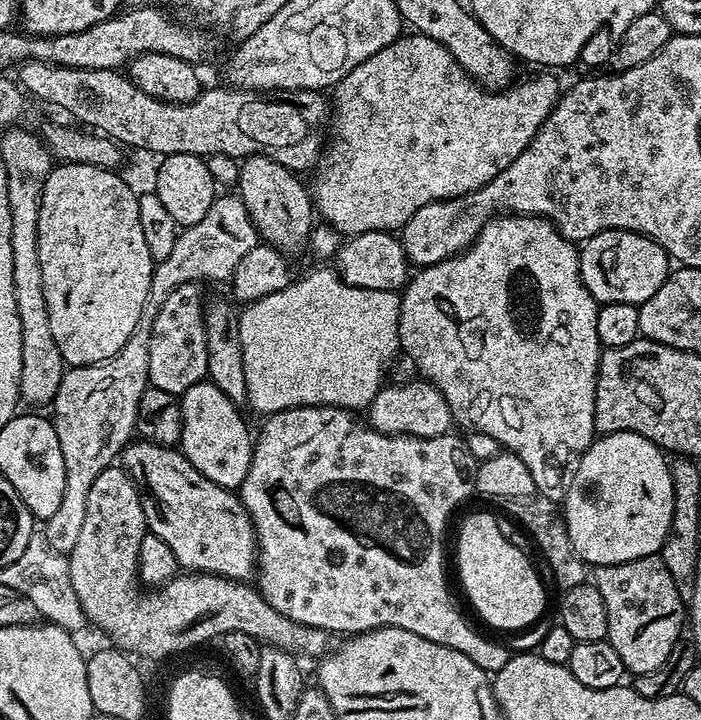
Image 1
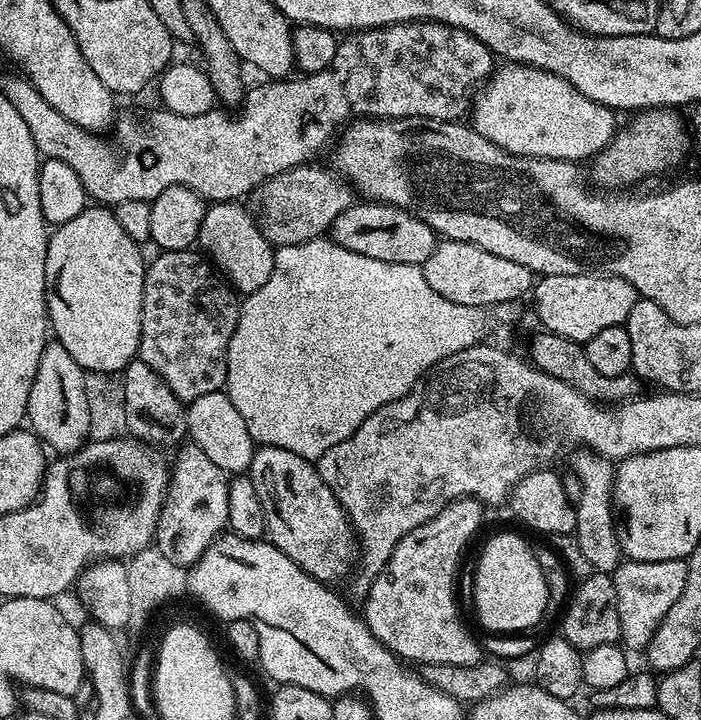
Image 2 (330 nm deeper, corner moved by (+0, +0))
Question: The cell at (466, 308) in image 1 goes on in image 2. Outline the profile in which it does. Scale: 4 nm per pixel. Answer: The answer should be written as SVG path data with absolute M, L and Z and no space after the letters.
M576 450L571 453L572 468L580 479L580 497L575 497L576 531L578 546L586 553L592 569L598 572L613 573L622 563L622 536L618 531L618 512L612 499L612 487L616 481L613 461L596 452Z

